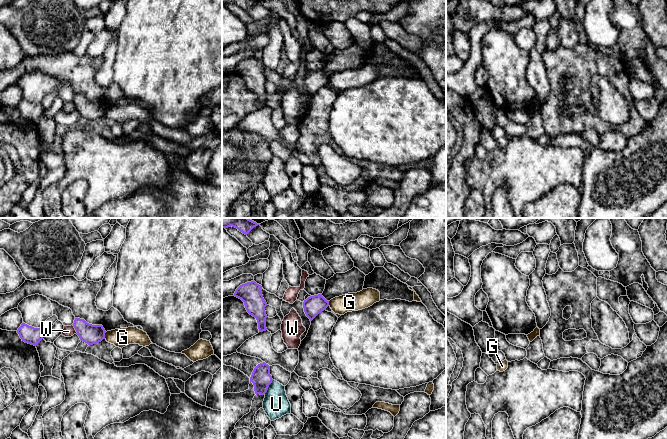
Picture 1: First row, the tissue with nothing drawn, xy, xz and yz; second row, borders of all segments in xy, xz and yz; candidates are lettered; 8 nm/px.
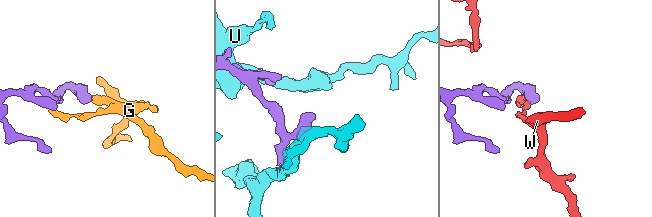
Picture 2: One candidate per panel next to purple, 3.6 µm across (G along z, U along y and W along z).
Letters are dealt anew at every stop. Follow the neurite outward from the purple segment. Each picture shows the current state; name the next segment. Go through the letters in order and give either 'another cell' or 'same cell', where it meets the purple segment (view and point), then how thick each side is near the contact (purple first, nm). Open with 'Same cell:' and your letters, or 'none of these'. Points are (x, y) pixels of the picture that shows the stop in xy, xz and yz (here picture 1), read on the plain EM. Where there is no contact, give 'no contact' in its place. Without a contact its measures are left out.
Same cell: none of these
G: another cell; meets purple in xy at (104, 111); 160 nm thick on the purple side, 150 nm on the other
U: another cell; meets purple in xz at (268, 162); 160 nm thick on the purple side, 200 nm on the other
W: another cell; meets purple in xy at (75, 105); 160 nm thick on the purple side, 90 nm on the other

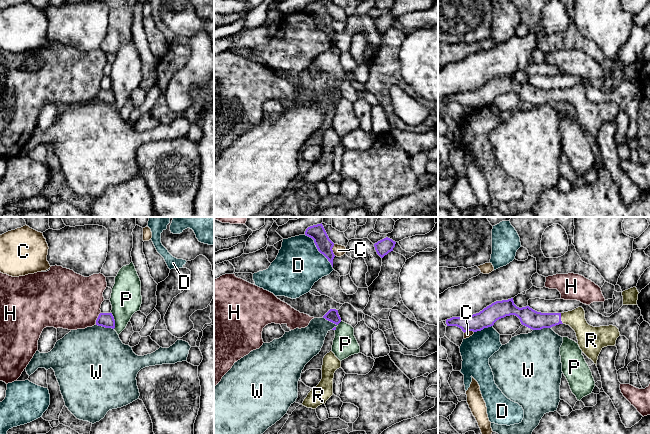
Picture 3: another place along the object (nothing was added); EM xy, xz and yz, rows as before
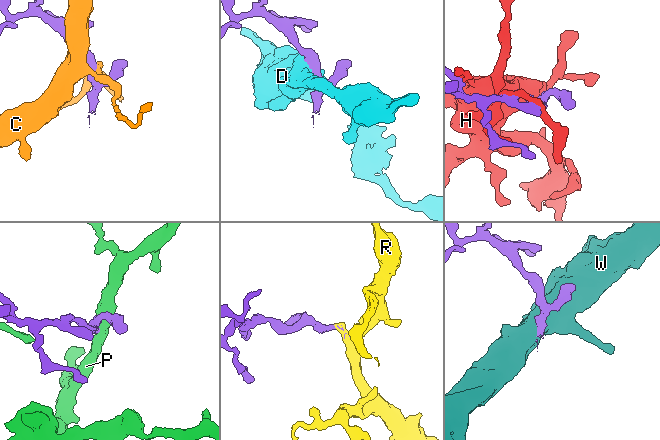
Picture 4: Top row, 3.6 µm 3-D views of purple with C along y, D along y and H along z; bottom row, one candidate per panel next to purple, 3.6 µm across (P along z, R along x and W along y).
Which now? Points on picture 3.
Same cell: R
C: another cell; meets purple in xz at (332, 26); 130 nm thick on the purple side, 90 nm on the other
D: another cell; meets purple in xz at (317, 24); 130 nm thick on the purple side, 380 nm on the other
H: another cell; meets purple in xy at (97, 94); 120 nm thick on the purple side, 460 nm on the other
P: another cell; meets purple in xy at (114, 96); 120 nm thick on the purple side, 240 nm on the other
R: same cell; meets purple in yz at (560, 94); 150 nm thick on the purple side, 160 nm on the other
W: another cell; meets purple in xz at (330, 97); 100 nm thick on the purple side, 240 nm on the other

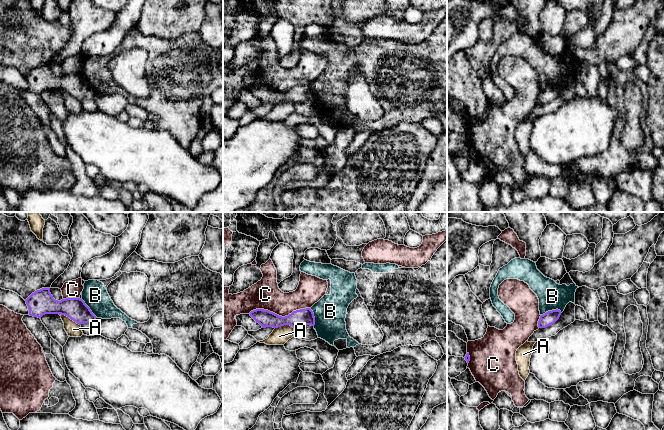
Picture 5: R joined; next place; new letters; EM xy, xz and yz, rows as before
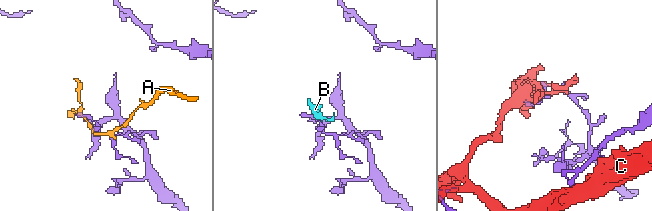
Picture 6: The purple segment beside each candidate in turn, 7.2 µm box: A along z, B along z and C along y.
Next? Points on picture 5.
Same cell: none of these
A: another cell; meets purple in xy at (71, 95); 180 nm thick on the purple side, 120 nm on the other
B: another cell; meets purple in yz at (552, 86); 110 nm thick on the purple side, 220 nm on the other
C: another cell; meets purple in xz at (278, 91); 140 nm thick on the purple side, 240 nm on the other

